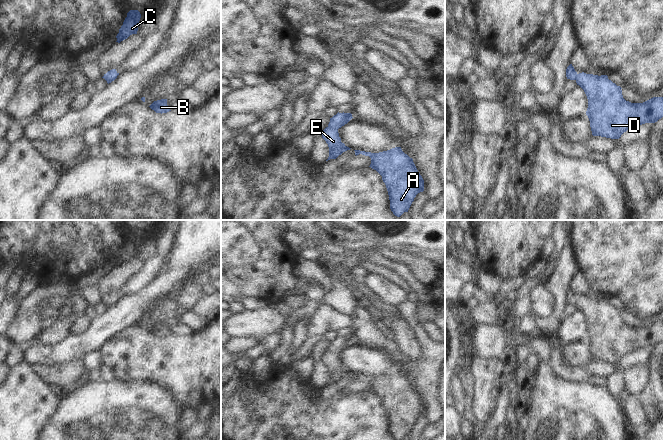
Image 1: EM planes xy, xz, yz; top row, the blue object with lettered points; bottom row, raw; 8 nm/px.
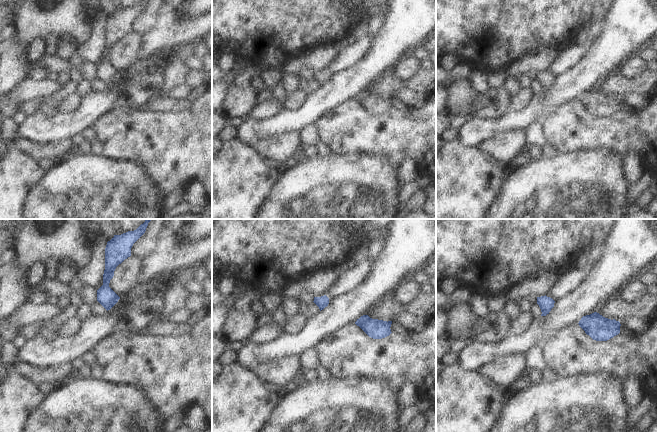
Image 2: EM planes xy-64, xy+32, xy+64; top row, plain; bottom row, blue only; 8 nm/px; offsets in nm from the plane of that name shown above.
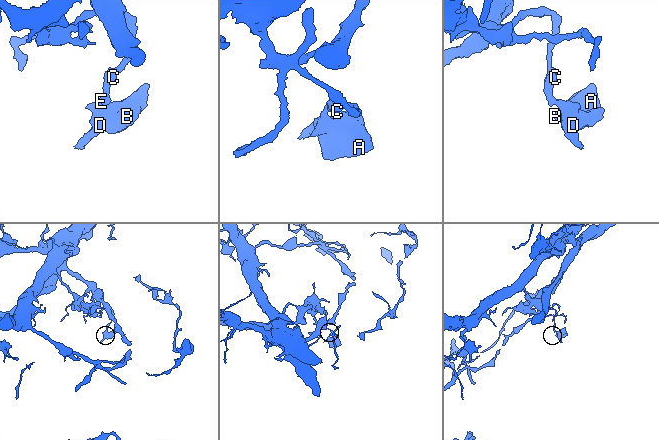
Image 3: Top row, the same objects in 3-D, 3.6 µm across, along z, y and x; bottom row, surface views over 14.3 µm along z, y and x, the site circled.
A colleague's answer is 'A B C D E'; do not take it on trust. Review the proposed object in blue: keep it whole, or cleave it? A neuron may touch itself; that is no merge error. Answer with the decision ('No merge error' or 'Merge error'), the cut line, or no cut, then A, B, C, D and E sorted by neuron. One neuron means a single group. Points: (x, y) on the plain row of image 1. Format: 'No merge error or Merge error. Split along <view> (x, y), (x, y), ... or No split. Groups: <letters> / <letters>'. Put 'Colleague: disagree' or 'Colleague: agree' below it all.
No merge error. No split. Groups: A B C D E.
Colleague: agree

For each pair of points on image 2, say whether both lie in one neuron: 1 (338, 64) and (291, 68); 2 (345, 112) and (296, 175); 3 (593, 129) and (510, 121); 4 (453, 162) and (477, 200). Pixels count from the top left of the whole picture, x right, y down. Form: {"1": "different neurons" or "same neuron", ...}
{"1": "different neurons", "2": "different neurons", "3": "different neurons", "4": "same neuron"}

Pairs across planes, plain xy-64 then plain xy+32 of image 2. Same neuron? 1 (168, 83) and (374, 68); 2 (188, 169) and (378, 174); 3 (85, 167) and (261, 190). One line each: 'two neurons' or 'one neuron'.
1: two neurons
2: two neurons
3: two neurons

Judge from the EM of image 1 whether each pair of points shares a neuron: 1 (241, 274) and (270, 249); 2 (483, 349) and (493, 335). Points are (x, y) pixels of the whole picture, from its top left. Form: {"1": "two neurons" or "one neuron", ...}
{"1": "one neuron", "2": "one neuron"}

